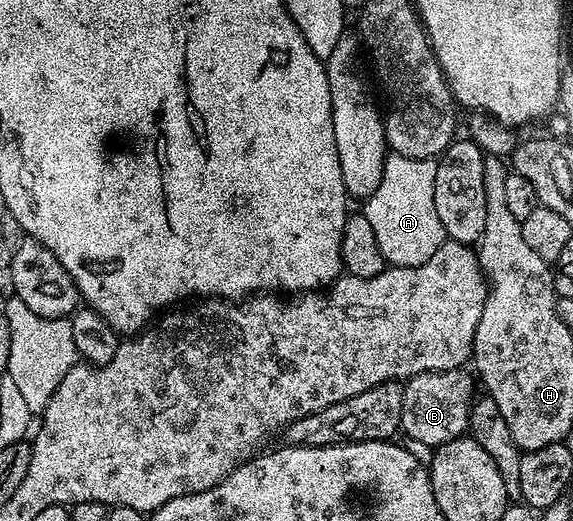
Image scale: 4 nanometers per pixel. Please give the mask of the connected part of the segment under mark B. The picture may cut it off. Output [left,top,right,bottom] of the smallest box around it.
[400,370,475,449]

